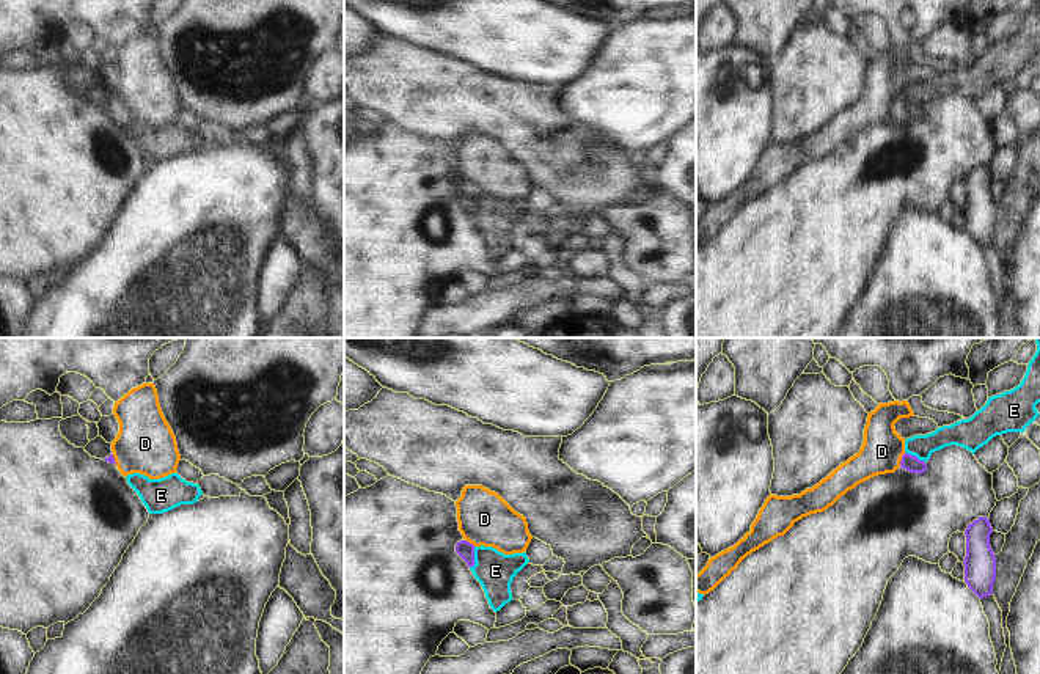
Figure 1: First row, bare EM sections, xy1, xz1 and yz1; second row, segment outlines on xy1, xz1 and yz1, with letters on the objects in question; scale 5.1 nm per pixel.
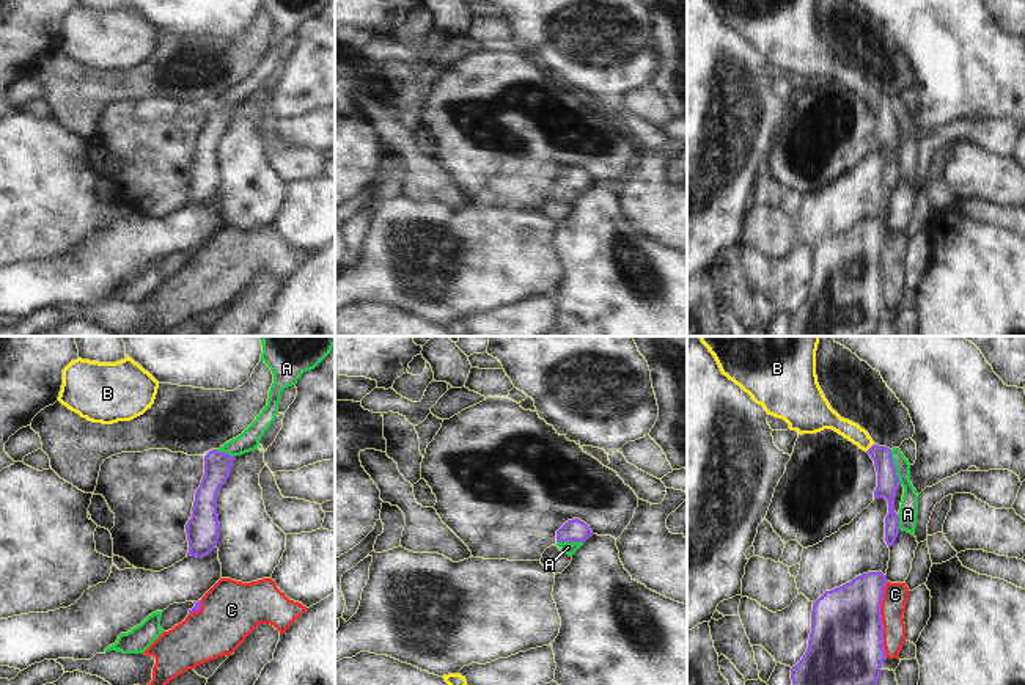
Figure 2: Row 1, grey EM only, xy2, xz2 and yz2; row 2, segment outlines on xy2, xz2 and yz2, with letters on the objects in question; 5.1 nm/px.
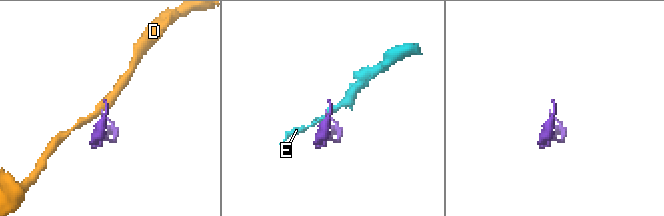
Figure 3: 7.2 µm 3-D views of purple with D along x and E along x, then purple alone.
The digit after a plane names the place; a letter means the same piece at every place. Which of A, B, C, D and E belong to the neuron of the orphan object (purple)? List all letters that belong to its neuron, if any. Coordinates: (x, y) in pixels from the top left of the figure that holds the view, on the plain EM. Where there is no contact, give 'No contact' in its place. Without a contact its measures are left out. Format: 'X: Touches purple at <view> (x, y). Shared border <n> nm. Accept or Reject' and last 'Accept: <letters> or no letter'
A: Touches purple at yz2 (895, 115). Shared border 190 nm. Reject
B: Touches purple at yz2 (870, 96). Shared border 60 nm. Accept
C: Touches purple at yz2 (881, 267). Shared border 400 nm. Reject
D: Touches purple at yz1 (902, 107). Shared border 80 nm. Reject
E: Touches purple at xz1 (473, 206). Shared border 110 nm. Reject
Accept: B.

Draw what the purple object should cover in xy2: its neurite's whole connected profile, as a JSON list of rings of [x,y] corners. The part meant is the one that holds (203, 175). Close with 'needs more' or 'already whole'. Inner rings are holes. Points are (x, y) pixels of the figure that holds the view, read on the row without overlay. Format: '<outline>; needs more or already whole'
[[[209,99],[204,104],[204,124],[195,140],[192,165],[186,173],[189,200],[187,204],[203,206],[219,190],[217,141],[231,121],[234,104]]]; already whole

